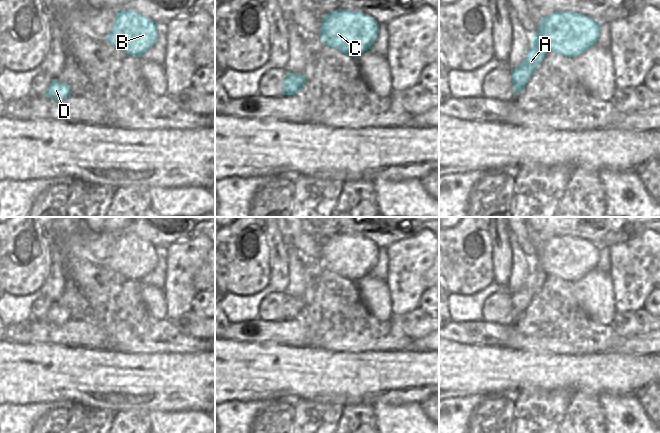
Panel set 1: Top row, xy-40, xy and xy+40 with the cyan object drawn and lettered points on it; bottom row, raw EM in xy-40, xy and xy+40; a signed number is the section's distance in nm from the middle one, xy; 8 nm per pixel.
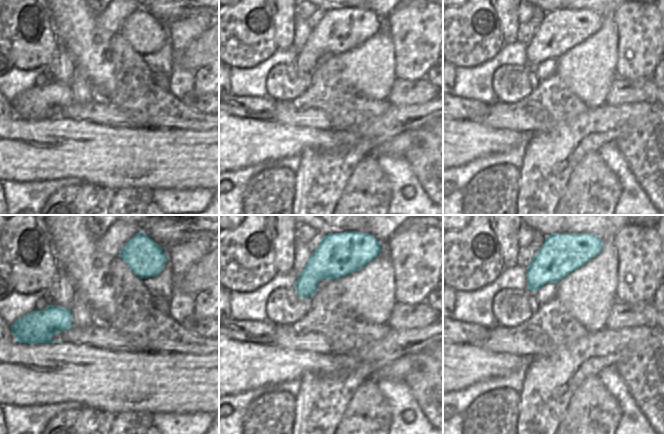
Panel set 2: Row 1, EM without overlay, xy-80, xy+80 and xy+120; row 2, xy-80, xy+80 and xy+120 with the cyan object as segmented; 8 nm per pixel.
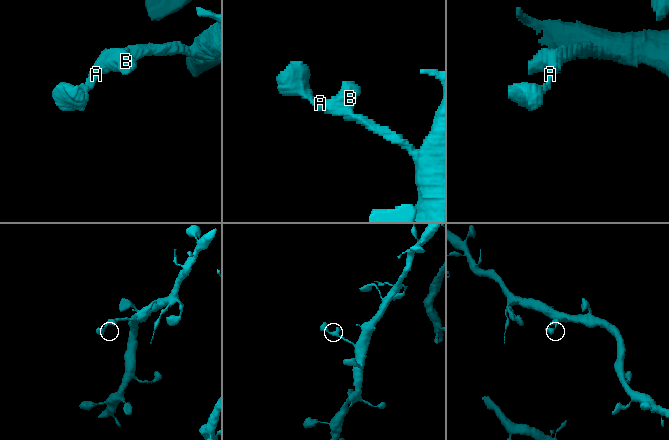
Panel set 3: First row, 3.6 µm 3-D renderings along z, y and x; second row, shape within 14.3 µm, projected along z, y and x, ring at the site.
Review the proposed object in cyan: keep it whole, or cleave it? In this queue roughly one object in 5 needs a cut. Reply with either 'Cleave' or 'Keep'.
Keep

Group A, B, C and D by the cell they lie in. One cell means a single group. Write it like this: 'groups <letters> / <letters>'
groups A B C D

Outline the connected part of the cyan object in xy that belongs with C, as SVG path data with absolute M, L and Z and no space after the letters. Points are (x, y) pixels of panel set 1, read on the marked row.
M336 9L321 20L319 36L325 45L358 57L371 49L378 30L379 23L370 15L350 9Z

